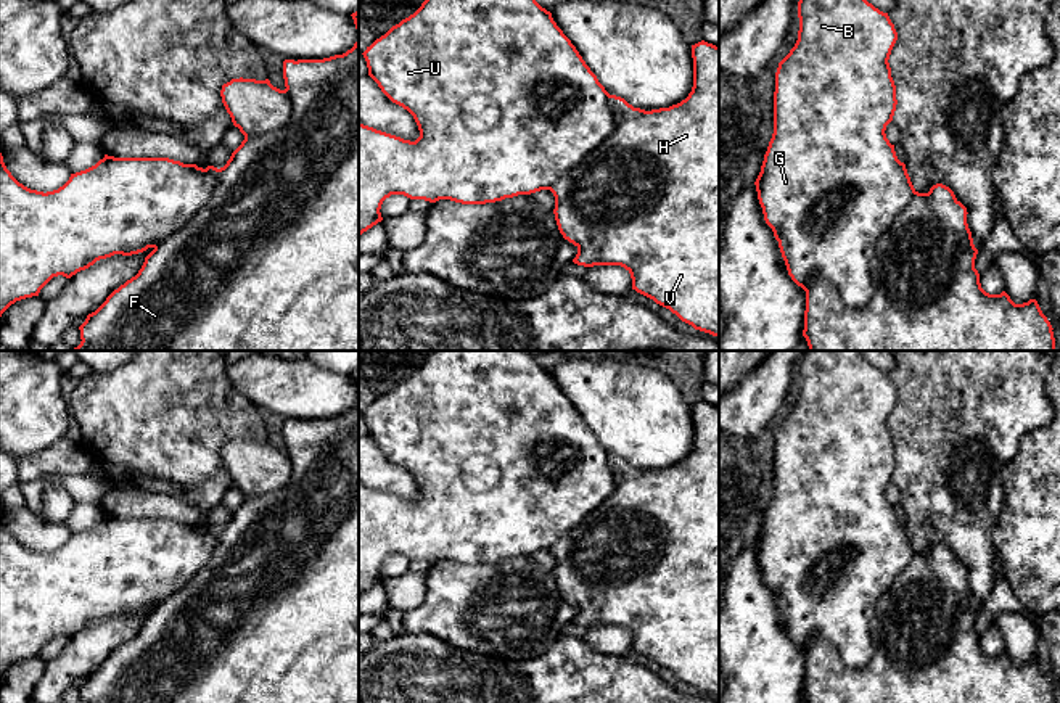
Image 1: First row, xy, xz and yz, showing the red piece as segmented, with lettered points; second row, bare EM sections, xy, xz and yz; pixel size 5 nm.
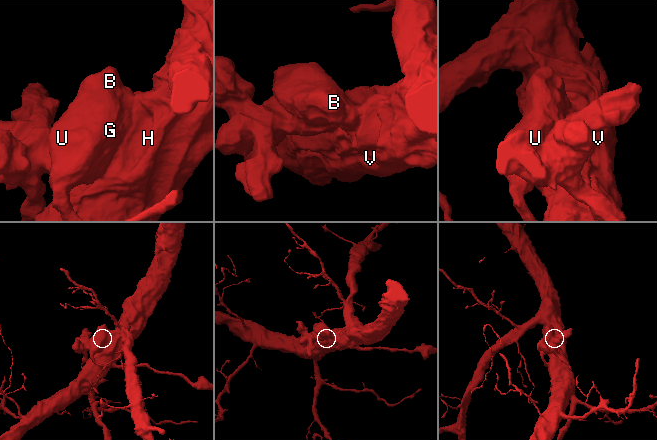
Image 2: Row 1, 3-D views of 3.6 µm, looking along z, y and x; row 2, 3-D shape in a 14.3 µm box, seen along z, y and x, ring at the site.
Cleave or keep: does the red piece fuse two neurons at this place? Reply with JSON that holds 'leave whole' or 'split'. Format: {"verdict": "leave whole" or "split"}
{"verdict": "split"}

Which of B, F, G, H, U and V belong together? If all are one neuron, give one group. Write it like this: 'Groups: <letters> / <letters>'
Groups: B G U / F H V

